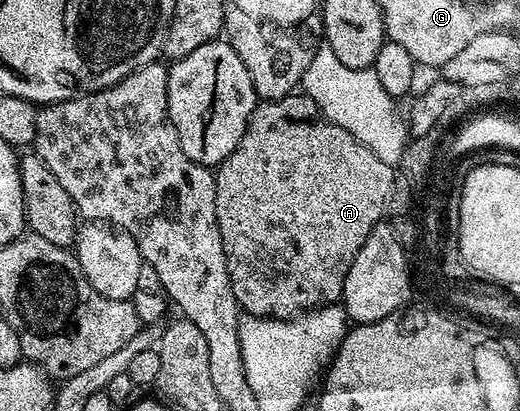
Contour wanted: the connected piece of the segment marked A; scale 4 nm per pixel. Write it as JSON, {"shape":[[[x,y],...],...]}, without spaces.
{"shape":[[[294,91],[288,97],[280,97],[274,101],[261,101],[256,105],[243,131],[243,139],[239,139],[239,147],[235,147],[235,151],[231,151],[231,155],[227,155],[227,159],[215,169],[217,178],[215,215],[219,235],[223,239],[223,255],[227,263],[231,287],[238,306],[251,317],[272,317],[274,321],[287,321],[311,309],[340,302],[347,271],[351,271],[351,263],[355,263],[355,255],[359,255],[359,247],[363,247],[367,235],[374,227],[382,224],[386,216],[395,180],[393,172],[395,172],[394,166],[379,159],[379,156],[360,142],[355,135],[349,134],[343,127],[329,121],[315,102],[301,91]]]}

